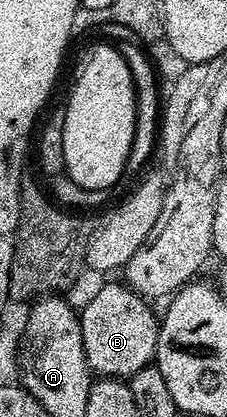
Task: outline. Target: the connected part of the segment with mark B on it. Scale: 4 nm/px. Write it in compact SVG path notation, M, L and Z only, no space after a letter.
M118 281L99 288L86 301L85 308L80 308L83 353L94 376L128 377L156 360L159 315L149 307L150 300Z

